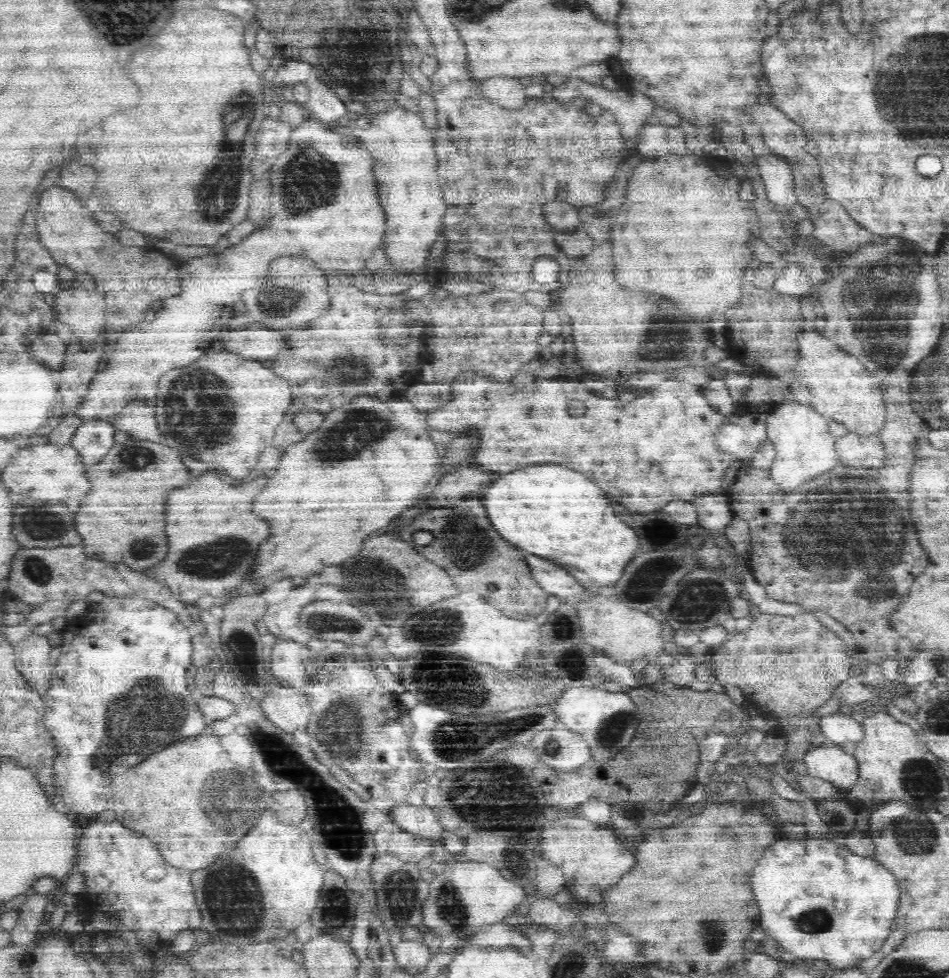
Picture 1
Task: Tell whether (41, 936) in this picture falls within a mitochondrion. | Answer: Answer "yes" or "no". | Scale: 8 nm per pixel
no

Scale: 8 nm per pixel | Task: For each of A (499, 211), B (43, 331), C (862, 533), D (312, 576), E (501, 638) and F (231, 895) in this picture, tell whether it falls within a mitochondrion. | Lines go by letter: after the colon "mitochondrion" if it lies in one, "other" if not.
A: mitochondrion
B: other
C: mitochondrion
D: other
E: other
F: mitochondrion

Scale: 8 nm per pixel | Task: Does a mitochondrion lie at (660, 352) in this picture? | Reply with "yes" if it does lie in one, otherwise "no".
yes

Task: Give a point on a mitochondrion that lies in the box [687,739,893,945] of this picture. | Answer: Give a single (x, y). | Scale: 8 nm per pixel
(817, 920)

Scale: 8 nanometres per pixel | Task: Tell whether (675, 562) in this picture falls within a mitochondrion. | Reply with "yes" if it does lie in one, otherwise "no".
yes

